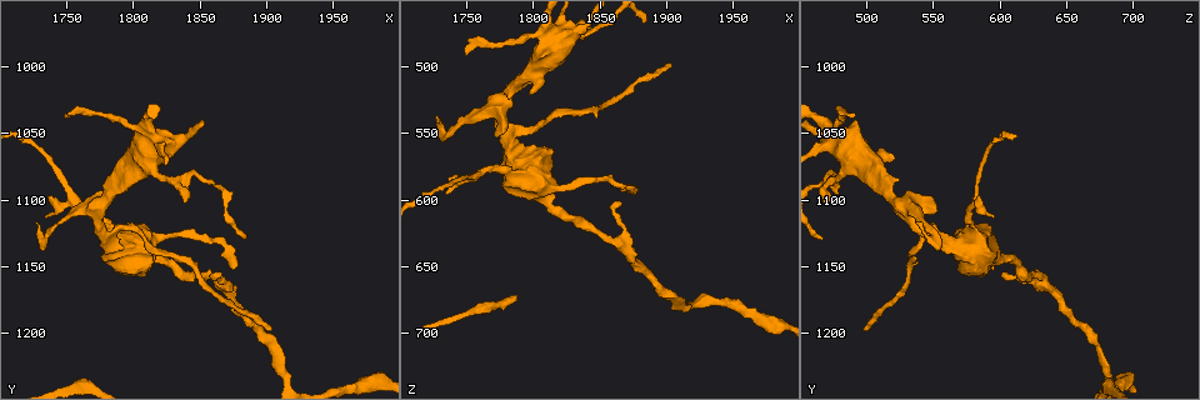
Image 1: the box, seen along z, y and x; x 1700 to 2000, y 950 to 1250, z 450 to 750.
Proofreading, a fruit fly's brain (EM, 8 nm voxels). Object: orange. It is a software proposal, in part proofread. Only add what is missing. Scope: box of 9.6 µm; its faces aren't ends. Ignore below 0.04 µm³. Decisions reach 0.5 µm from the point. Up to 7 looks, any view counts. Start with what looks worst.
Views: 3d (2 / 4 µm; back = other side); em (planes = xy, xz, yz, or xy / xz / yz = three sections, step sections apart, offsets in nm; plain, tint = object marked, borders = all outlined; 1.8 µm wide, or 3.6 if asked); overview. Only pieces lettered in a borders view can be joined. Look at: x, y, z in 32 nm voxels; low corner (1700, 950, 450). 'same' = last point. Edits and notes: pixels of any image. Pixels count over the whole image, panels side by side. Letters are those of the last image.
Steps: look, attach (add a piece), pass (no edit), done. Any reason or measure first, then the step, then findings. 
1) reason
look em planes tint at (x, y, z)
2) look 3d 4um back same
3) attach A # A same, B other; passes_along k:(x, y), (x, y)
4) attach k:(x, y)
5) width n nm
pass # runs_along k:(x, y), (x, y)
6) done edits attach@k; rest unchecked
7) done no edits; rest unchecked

long arm stops here
look em planes borders at (1878, 1150, 596)

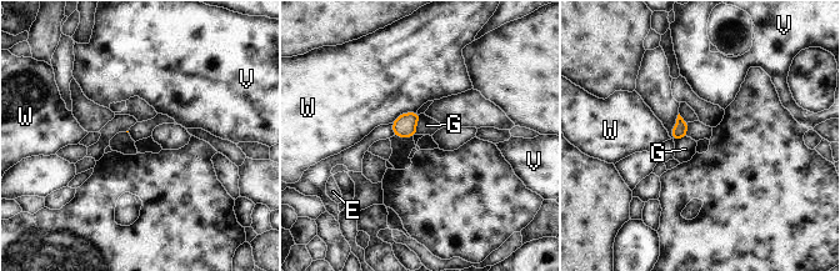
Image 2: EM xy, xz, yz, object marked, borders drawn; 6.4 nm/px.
pass # E other, G other, V other, W other; border 2:(421, 114), (416, 125), (416, 134); none of them fits

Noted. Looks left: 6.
an open end
look 3d 4um at (1838, 1100, 474)

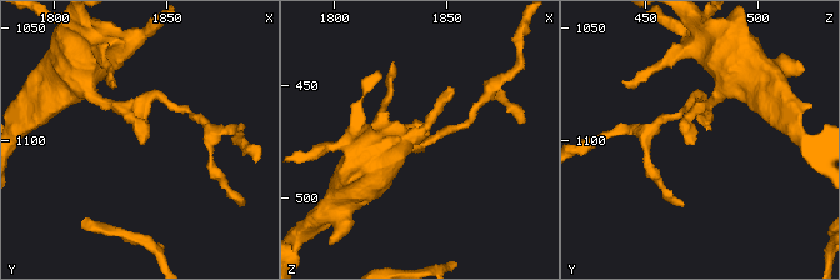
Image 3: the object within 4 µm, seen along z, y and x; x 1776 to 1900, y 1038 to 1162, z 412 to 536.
shape alone is not enough
look em planes tint at (1838, 1103, 472)

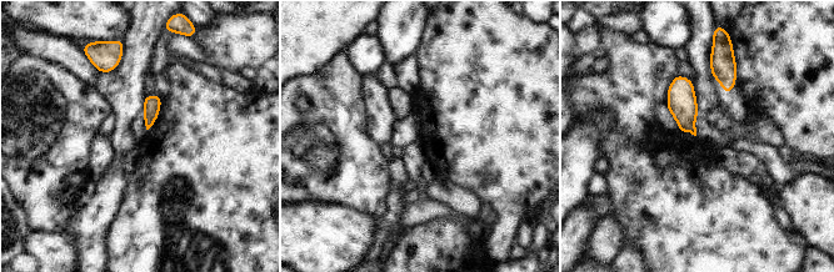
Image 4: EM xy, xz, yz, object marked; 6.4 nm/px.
what lies round it
look em planes borders same

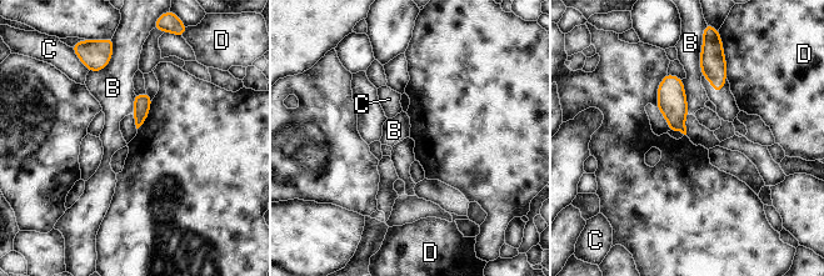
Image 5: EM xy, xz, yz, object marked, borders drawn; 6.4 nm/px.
pass # B other, C other, D other; border 5:(682, 79), (687, 111), (689, 114); none of them fits

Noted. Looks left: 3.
end of a long branch
look em planes borders at (1904, 1196, 498)

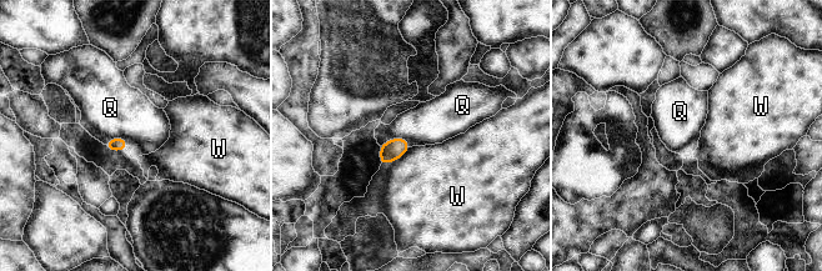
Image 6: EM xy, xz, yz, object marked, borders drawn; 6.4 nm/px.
width 90 nm; longest_contact W 240 nm
pass # Q other, W other; none of them fits

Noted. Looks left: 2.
done no edits; rest unchecked

